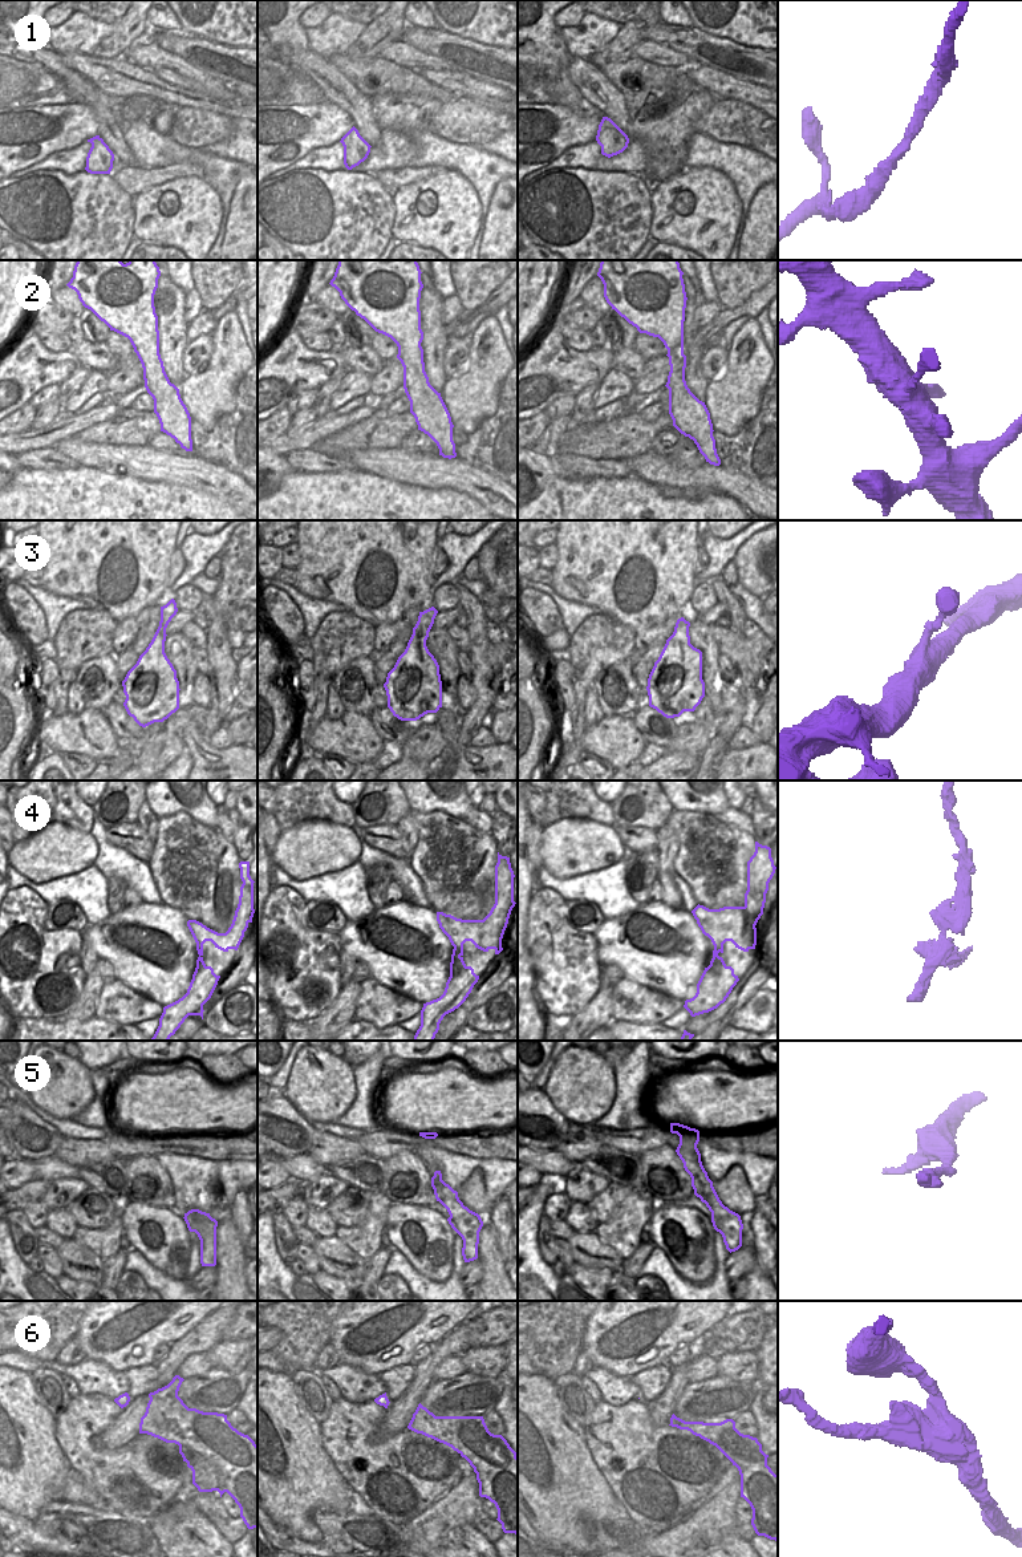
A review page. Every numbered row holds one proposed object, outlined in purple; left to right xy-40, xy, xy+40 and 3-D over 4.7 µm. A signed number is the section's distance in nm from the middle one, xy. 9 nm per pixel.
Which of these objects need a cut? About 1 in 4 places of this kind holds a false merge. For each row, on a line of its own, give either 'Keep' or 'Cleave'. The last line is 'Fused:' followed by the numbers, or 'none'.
1: Keep
2: Keep
3: Keep
4: Keep
5: Keep
6: Cleave
Fused: 6.

